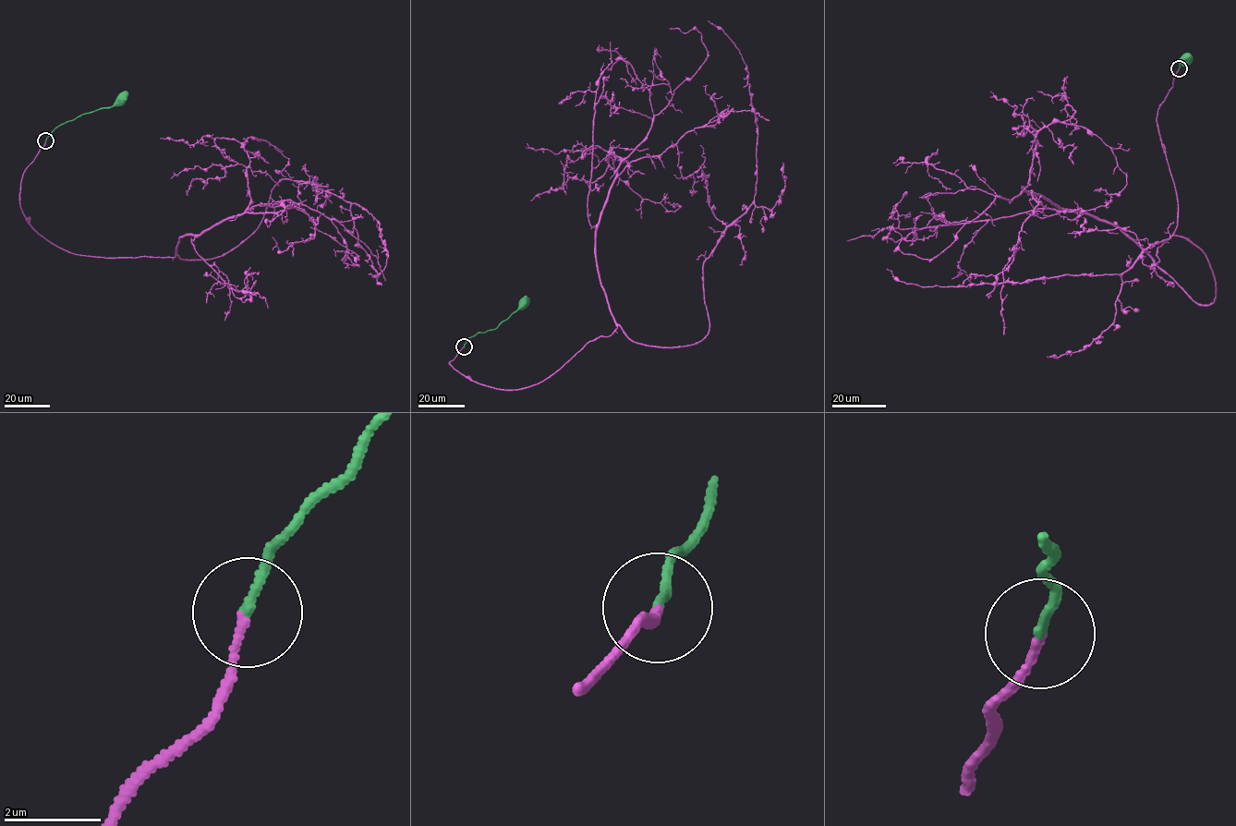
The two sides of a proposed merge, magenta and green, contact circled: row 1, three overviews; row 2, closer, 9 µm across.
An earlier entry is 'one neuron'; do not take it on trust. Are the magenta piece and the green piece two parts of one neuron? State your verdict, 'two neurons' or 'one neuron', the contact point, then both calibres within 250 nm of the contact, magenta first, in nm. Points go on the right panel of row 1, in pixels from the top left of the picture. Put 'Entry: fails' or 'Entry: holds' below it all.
one neuron; place (1179, 68); calibres 160 and 170 nm
Entry: holds

